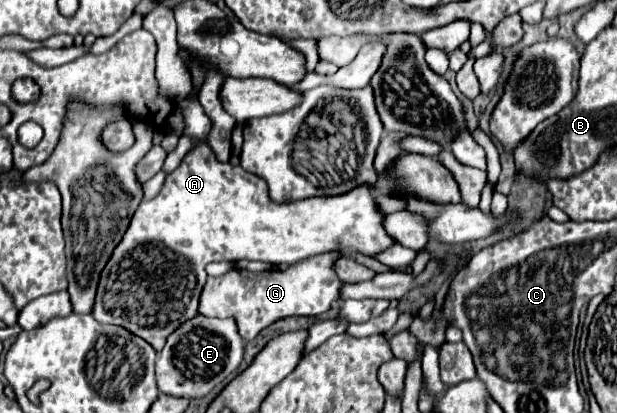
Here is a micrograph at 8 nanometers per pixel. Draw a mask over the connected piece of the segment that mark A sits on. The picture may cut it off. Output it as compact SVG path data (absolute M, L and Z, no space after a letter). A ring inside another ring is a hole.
M200 143L184 157L180 167L166 177L158 195L150 201L142 201L140 209L136 209L120 245L114 249L110 261L100 273L92 315L98 323L118 325L136 333L148 341L156 353L160 353L166 337L184 321L198 315L200 293L208 277L204 267L208 263L246 259L270 265L294 265L300 259L328 251L346 251L348 247L370 257L394 245L394 241L386 235L382 221L384 217L380 215L366 185L336 197L310 197L304 201L274 203L268 197L268 185L262 177L244 171L240 165L220 163L208 145ZM122 257L132 259L132 265L124 271L120 265Z

